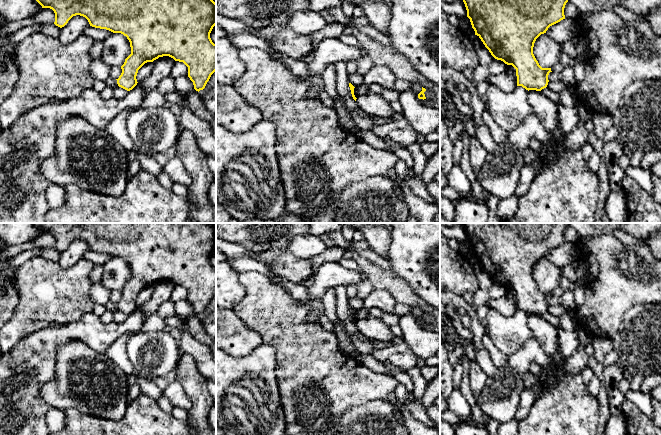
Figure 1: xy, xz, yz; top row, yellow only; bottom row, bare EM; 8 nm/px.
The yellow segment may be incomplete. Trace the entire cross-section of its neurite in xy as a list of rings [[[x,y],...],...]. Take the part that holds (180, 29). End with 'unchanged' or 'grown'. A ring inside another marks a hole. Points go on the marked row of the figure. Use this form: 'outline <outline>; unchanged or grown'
outline [[[36,0],[42,8],[50,8],[55,13],[54,24],[60,28],[64,27],[68,21],[76,15],[85,17],[90,26],[100,29],[106,29],[113,33],[121,33],[127,37],[130,42],[131,54],[125,59],[124,64],[121,66],[122,73],[117,80],[119,87],[130,91],[137,85],[138,70],[147,62],[153,62],[159,57],[169,56],[175,61],[183,62],[188,67],[188,77],[193,82],[196,91],[203,90],[209,81],[211,75],[216,71],[216,44],[210,38],[210,33],[216,25],[216,3],[213,0]]]; unchanged

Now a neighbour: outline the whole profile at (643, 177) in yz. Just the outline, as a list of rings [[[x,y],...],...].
[[[642,166],[628,167],[625,169],[625,176],[631,177],[637,181],[637,183],[646,190],[650,195],[653,192],[652,173],[649,169],[645,169]]]

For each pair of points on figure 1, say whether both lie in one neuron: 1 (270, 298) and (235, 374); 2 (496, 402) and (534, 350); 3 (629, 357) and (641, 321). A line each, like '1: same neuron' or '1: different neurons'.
1: different neurons
2: same neuron
3: same neuron

